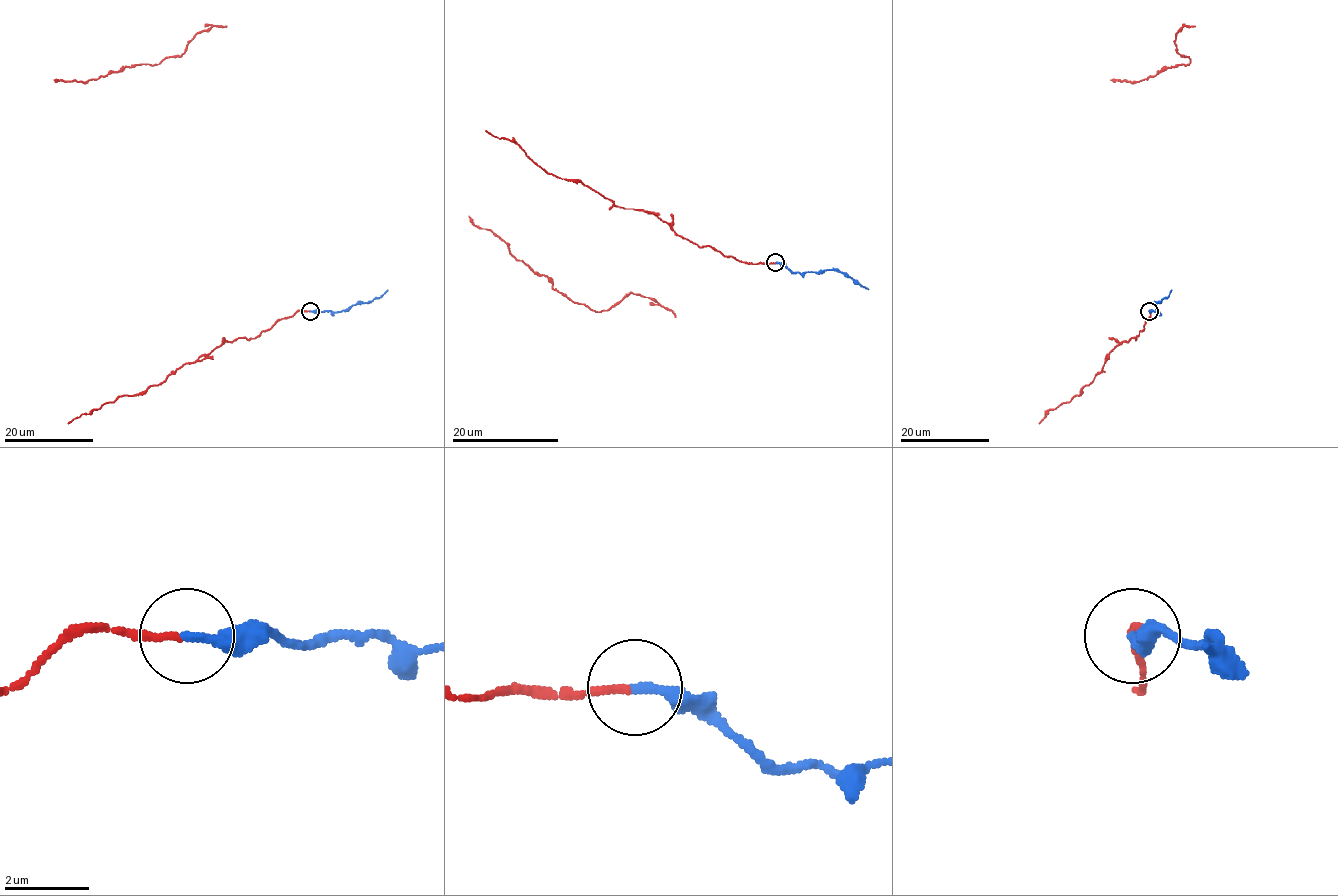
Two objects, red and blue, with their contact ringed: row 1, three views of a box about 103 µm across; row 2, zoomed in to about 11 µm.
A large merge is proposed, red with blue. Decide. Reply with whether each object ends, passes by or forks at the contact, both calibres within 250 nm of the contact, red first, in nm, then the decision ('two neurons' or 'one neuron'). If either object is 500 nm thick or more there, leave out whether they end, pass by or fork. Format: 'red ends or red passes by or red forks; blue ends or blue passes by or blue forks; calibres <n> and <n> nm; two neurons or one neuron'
red ends; blue ends; calibres 170 and 240 nm; two neurons

